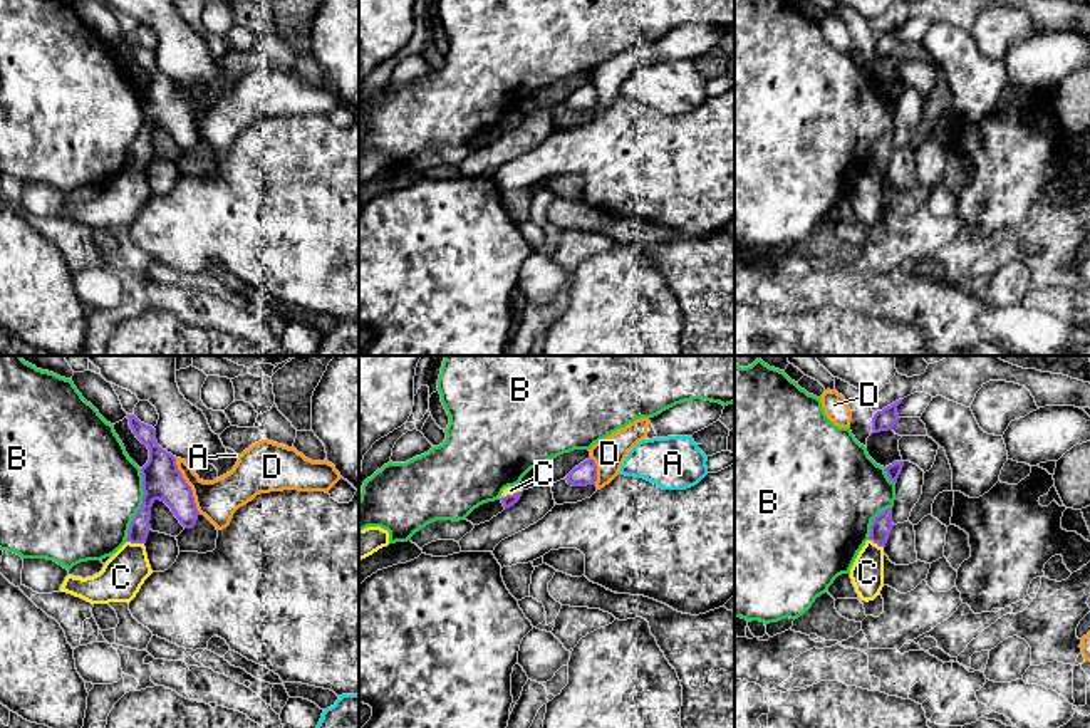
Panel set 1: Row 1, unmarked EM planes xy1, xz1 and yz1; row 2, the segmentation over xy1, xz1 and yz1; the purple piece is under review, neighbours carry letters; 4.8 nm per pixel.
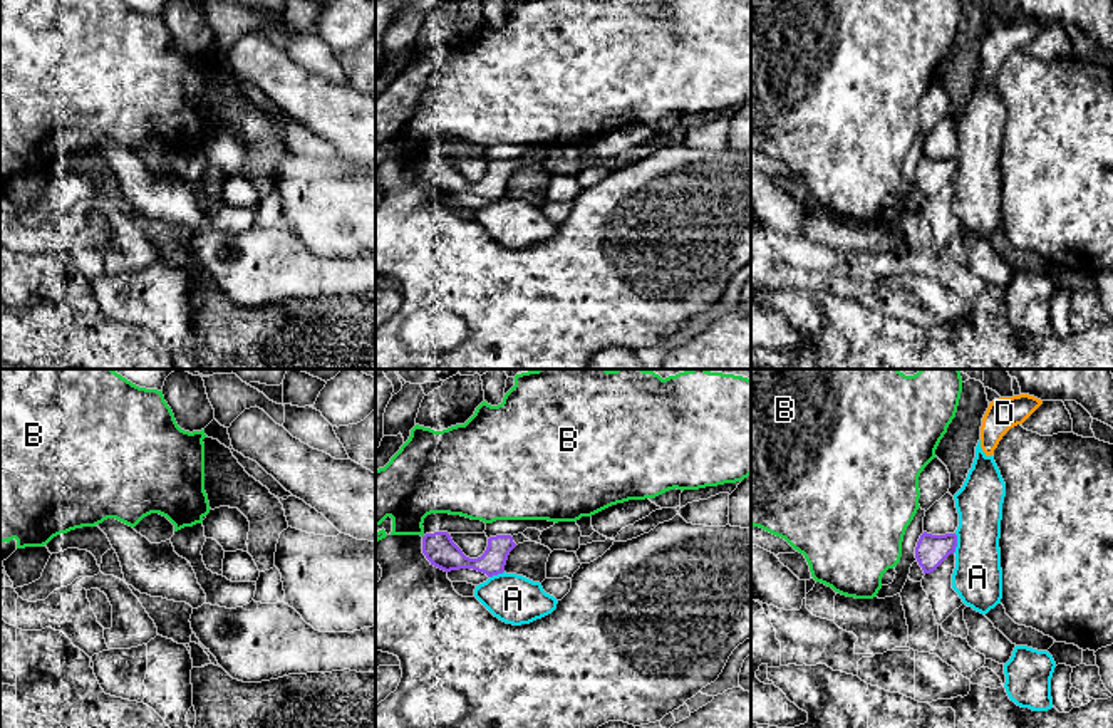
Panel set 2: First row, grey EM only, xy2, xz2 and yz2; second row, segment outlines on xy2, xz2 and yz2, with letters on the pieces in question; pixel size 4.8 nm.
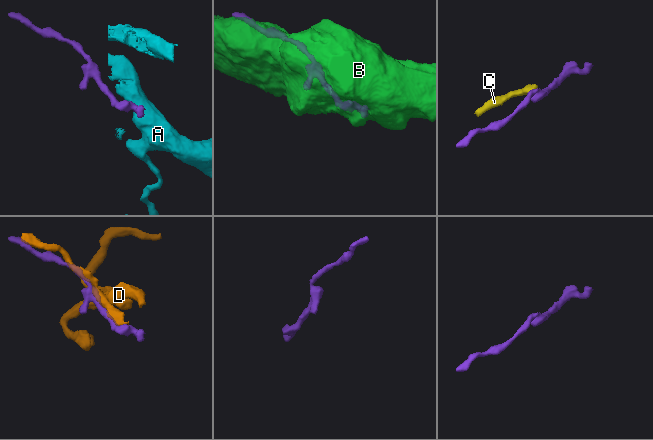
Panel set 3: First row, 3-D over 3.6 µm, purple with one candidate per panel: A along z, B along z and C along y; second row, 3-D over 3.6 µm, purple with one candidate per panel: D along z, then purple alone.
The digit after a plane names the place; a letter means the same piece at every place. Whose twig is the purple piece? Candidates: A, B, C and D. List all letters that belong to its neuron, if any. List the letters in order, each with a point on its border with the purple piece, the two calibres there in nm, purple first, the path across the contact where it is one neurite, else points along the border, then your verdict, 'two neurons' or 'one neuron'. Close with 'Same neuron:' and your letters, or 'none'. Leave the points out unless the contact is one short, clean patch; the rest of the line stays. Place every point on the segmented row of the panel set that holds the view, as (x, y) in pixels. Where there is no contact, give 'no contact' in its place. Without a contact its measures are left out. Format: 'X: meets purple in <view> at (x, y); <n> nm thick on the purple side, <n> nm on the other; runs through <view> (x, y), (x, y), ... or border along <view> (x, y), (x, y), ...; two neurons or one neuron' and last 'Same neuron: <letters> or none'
A: meets purple in yz2 at (956, 544); 150 nm thick on the purple side, 240 nm on the other; border along yz2 (956, 534), (956, 549), (952, 552); two neurons
B: meets purple in xy1 at (141, 505); 190 nm thick on the purple side, 480 nm on the other; two neurons
C: meets purple in xy1 at (134, 542); 100 nm thick on the purple side, 200 nm on the other; border along xy1 (126, 540), (143, 544); two neurons
D: meets purple in xy1 at (188, 485); 190 nm thick on the purple side, 190 nm on the other; two neurons
Same neuron: none

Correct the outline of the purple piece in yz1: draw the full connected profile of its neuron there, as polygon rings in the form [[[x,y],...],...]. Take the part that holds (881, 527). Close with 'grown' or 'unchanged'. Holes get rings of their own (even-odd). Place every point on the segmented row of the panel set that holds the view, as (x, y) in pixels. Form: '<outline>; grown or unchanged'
[[[887,508],[872,520],[869,540],[879,547],[885,547],[892,527],[892,508]]]; unchanged

